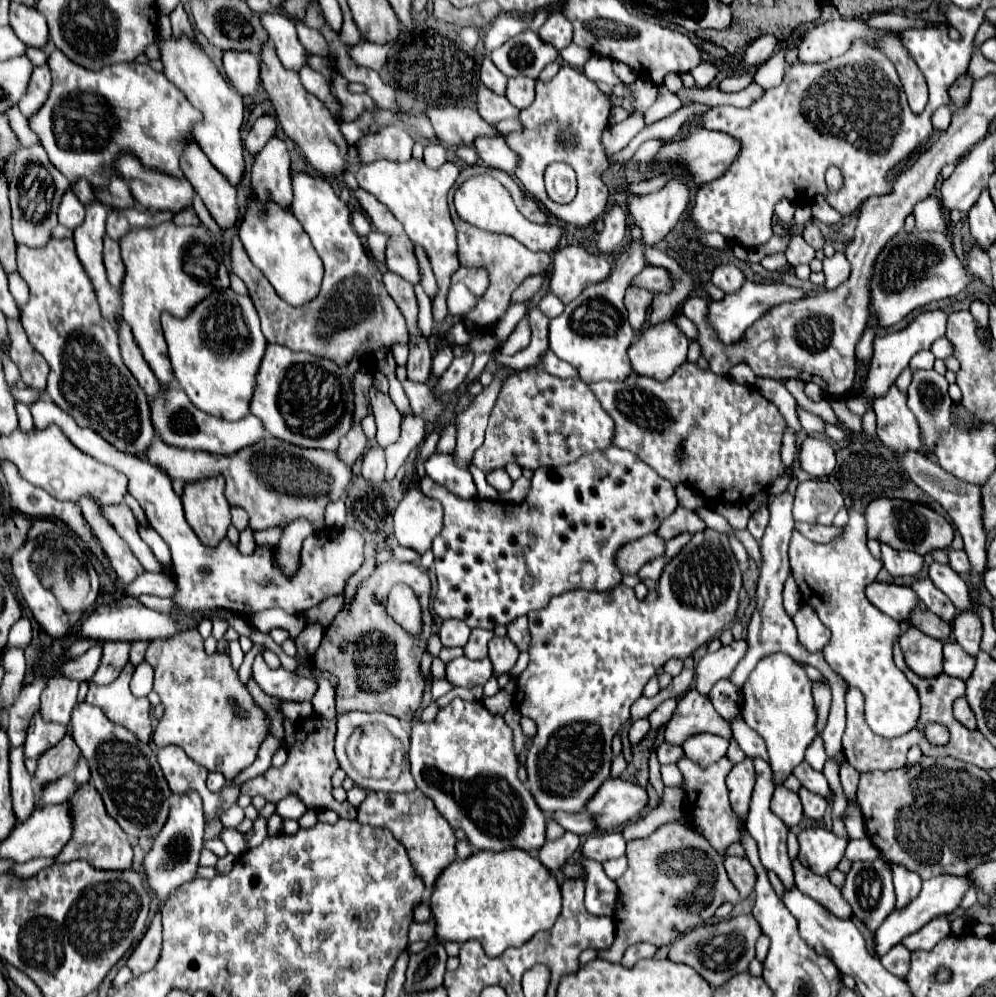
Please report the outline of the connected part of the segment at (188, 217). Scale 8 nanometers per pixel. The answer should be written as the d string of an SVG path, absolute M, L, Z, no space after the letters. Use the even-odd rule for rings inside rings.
M186 208L174 216L174 223L177 225L198 225L200 220L192 208Z

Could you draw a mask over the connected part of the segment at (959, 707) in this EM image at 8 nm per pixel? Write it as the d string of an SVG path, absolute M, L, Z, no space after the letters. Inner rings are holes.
M962 696L962 698L958 698L958 700L954 702L954 716L956 716L956 720L958 720L960 724L964 724L966 728L970 728L970 730L974 730L974 728L976 728L974 712L972 712L972 708L968 706L968 702L966 702L966 698L964 698L964 696Z

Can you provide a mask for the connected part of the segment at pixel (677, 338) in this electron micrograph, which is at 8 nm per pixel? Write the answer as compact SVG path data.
M672 320L642 330L630 344L628 358L632 372L654 380L668 380L670 374L686 362L688 338Z

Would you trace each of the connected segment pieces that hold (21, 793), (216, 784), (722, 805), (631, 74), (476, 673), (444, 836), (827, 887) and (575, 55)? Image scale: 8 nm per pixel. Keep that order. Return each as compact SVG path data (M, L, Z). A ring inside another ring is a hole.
M22 746L10 748L10 784L12 784L14 814L16 814L18 822L22 822L34 812L34 806L36 806L34 780L24 768Z
M210 772L210 774L208 774L206 786L208 786L208 790L210 790L210 792L220 792L224 784L226 784L226 780L224 780L224 776L222 776L222 774L218 774L218 772Z
M724 756L720 758L716 764L708 766L708 768L698 768L694 762L690 762L688 758L682 758L678 762L678 768L684 776L682 782L682 790L686 792L686 816L692 820L692 824L700 830L700 834L710 842L710 846L714 850L720 852L720 856L724 856L726 848L734 842L740 842L742 834L744 834L744 820L740 816L736 816L732 812L730 800L728 800L728 788L726 788L726 776L732 768L732 762Z
M614 62L612 64L614 66L614 74L622 80L622 84L632 84L636 78L638 78L638 74L630 68L630 66L626 66L626 64L622 64L622 62Z
M466 656L454 658L446 664L446 680L452 686L474 688L478 684L486 684L492 676L492 664L488 658L484 660L468 660Z
M418 790L408 794L368 792L366 800L358 806L358 822L390 830L394 838L406 846L416 872L422 876L428 890L434 888L436 878L450 864L450 860L456 858L454 830L444 820L444 816L434 808L434 802L428 796L422 796L422 792Z
M798 858L792 860L792 870L794 870L796 888L800 892L804 892L806 896L820 902L834 916L840 916L840 918L850 918L852 916L850 904L842 898L840 890L828 880L828 876L818 876L818 874L810 872L806 866L802 866L798 862Z
M570 44L570 46L566 46L564 50L560 50L560 56L562 56L562 60L564 60L568 66L582 68L582 66L586 64L586 60L590 58L590 50L580 48L580 46L576 46L576 44Z

